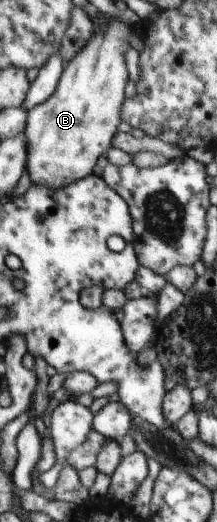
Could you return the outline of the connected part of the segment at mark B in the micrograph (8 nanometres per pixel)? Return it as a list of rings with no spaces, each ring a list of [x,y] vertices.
[[[110,16],[104,29],[96,28],[86,46],[65,65],[54,94],[27,112],[24,139],[27,144],[26,170],[32,185],[58,190],[93,174],[98,158],[109,151],[118,132],[121,106],[129,72],[125,50],[133,26]]]

